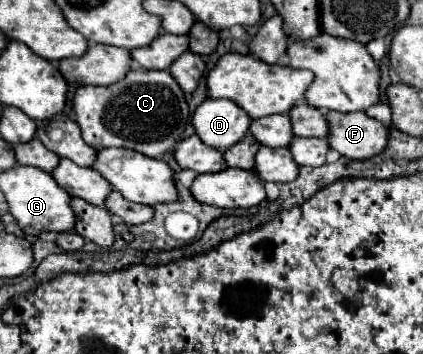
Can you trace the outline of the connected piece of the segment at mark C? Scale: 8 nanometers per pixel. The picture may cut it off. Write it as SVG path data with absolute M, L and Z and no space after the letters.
M135 69L113 85L79 87L73 99L73 109L85 143L97 151L105 147L123 147L149 157L173 153L173 147L179 143L181 133L189 123L185 93L177 87L177 81L169 71Z

